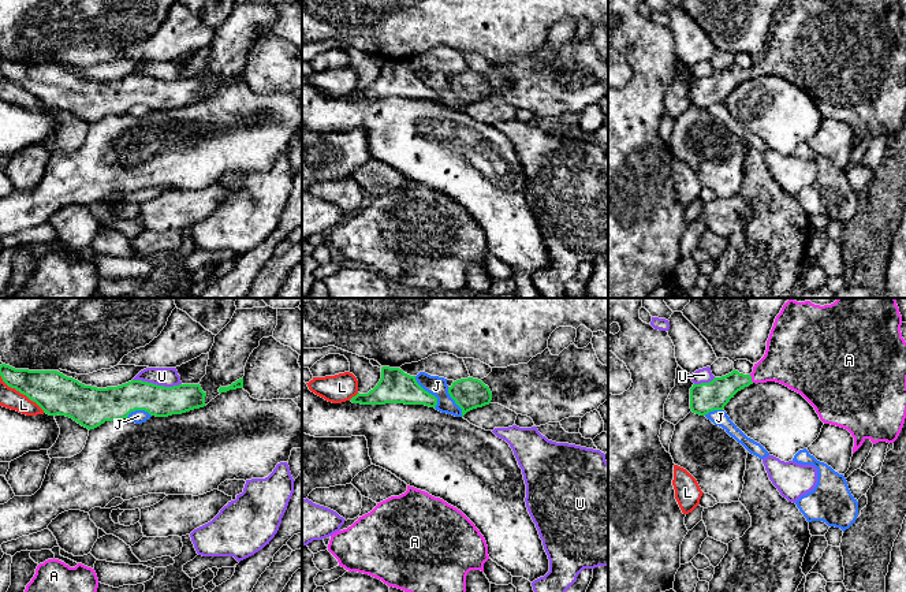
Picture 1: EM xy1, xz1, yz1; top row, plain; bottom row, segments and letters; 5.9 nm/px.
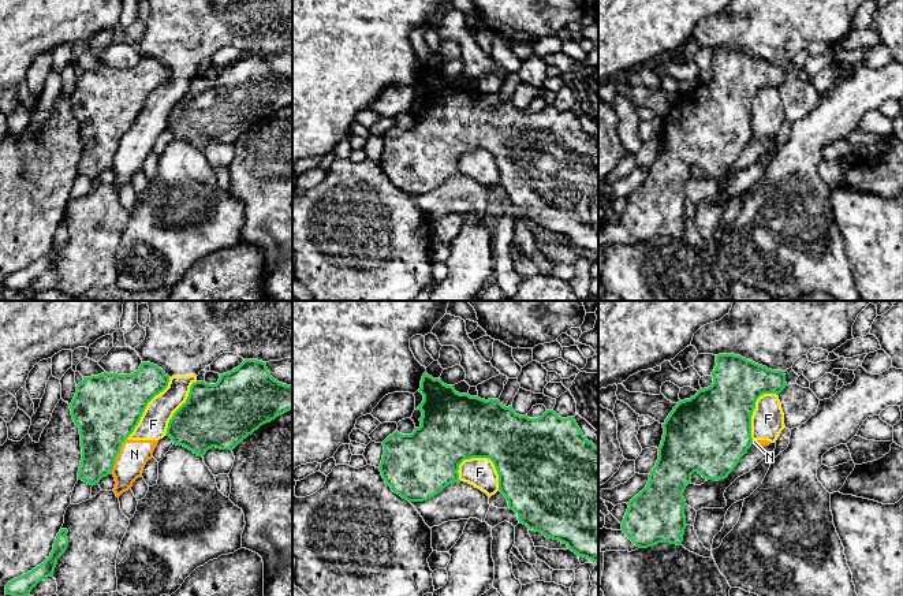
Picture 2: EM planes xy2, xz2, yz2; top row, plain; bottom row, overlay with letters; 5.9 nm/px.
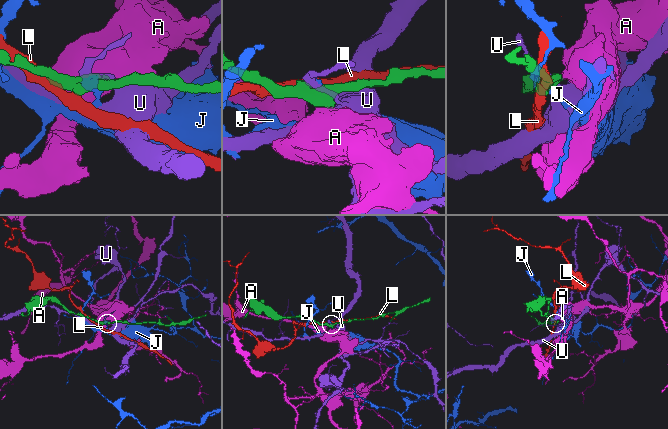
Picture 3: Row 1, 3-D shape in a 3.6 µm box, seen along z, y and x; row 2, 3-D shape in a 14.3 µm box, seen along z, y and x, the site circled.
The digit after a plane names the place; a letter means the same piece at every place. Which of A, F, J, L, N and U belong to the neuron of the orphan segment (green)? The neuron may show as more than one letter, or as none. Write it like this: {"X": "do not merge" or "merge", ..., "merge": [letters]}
{"A": "merge", "F": "do not merge", "J": "do not merge", "L": "do not merge", "N": "do not merge", "U": "do not merge", "merge": ["A"]}

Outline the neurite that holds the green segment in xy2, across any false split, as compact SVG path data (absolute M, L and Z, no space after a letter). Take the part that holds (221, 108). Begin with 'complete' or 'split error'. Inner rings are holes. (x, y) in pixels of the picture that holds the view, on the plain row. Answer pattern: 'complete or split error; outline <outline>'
complete; outline M245 53L234 64L220 68L216 78L193 77L186 96L169 113L165 130L198 150L204 150L212 141L232 145L261 119L290 104L292 104L292 81L275 74L265 56Z

